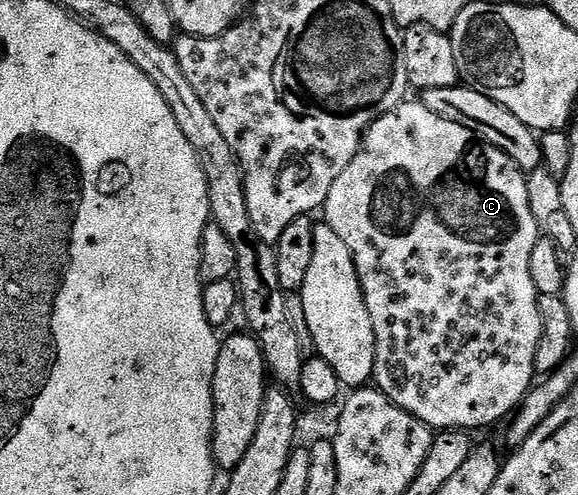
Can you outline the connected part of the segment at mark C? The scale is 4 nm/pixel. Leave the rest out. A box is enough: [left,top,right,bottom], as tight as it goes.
[324,101,542,433]

